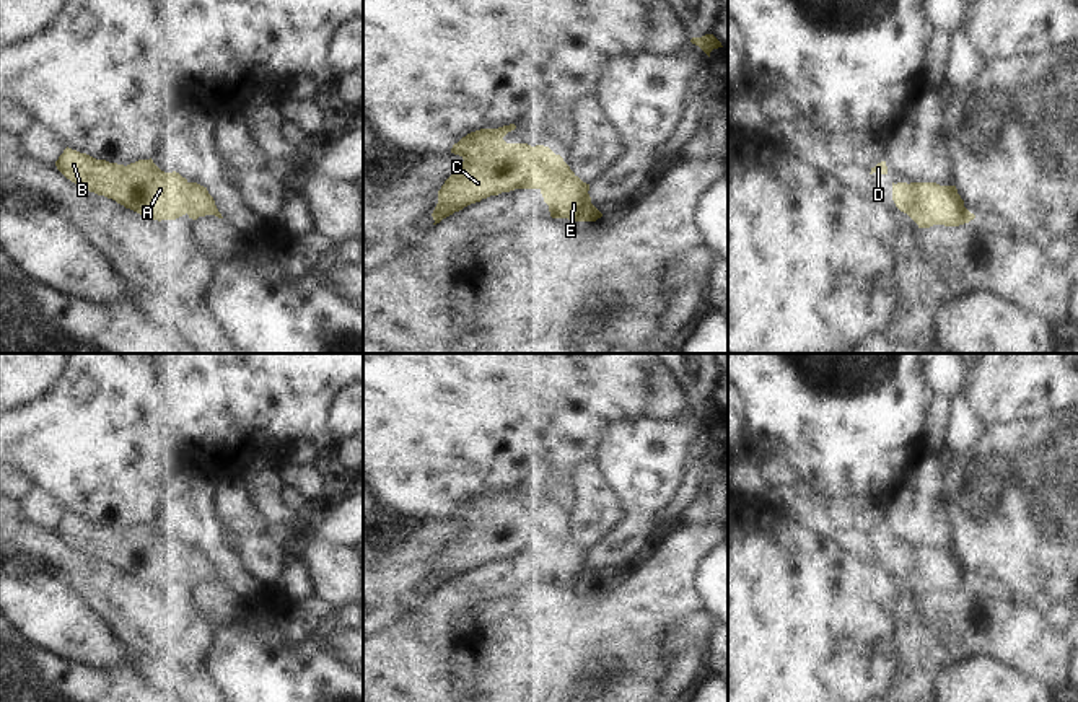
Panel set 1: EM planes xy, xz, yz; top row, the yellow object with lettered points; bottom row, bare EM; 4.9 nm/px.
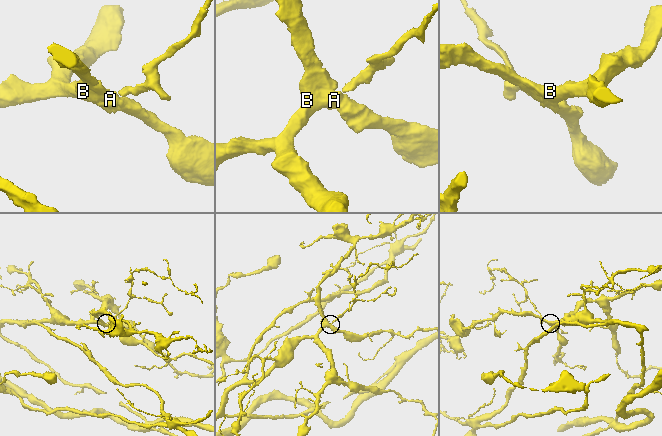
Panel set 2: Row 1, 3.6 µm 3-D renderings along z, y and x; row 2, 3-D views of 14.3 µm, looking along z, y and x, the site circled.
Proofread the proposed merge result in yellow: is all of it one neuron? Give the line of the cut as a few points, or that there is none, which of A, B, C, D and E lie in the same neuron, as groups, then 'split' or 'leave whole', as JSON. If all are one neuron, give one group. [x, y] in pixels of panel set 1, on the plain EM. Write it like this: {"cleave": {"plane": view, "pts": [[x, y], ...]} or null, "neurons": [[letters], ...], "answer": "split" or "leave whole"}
{"cleave": null, "neurons": [["A", "B", "C", "D", "E"]], "answer": "leave whole"}

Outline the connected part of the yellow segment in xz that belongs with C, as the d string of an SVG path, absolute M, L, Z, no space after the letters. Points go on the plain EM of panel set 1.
M515 489L498 494L480 494L453 510L451 518L459 520L464 526L438 555L438 568L432 578L433 590L471 568L515 554L539 554L552 583L596 586L603 581L591 568L589 549L583 547L560 520L544 510L506 508L503 502L515 494Z

